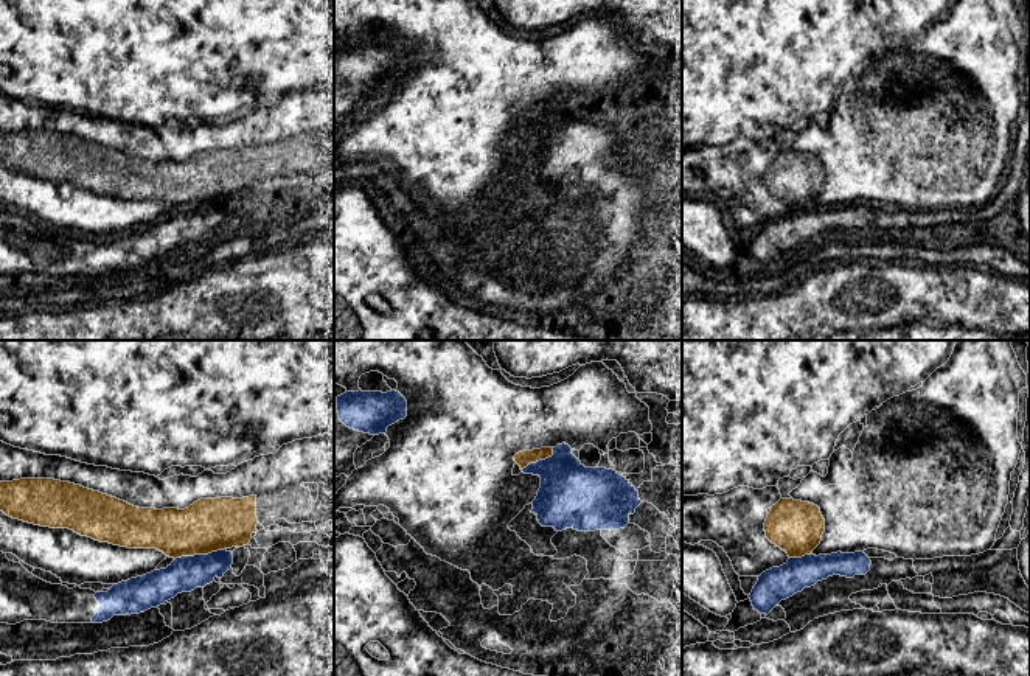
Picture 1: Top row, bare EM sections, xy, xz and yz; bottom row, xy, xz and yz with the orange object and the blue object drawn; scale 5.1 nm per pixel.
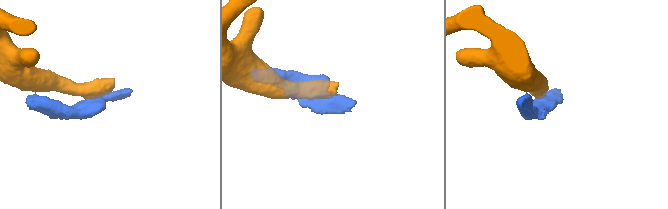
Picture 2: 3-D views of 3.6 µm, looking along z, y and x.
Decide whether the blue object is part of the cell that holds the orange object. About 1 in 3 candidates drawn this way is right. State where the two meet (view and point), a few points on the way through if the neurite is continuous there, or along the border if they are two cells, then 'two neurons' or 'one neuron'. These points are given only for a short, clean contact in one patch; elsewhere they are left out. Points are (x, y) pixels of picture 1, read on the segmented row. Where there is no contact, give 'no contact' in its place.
xy (198, 554) | along xy (222, 549), (182, 555), (174, 560) | two neurons

